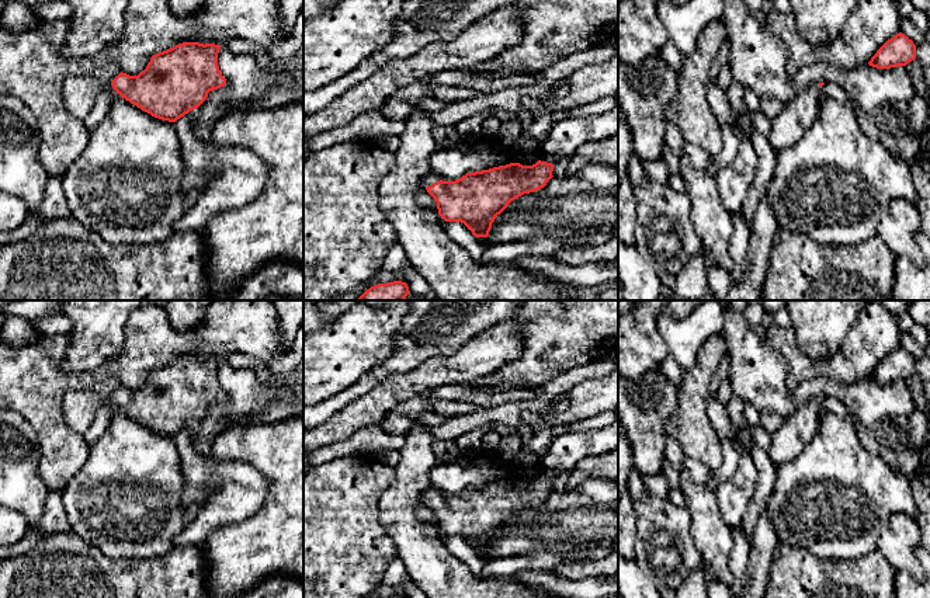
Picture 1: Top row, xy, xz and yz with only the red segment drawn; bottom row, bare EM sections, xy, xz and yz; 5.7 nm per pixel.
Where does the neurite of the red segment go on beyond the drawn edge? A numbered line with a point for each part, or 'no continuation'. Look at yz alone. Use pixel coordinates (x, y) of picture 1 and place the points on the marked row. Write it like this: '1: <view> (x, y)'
1: yz (795, 118)

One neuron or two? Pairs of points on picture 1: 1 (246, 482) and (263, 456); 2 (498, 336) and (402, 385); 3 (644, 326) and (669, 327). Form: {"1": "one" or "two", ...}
{"1": "two", "2": "one", "3": "two"}

